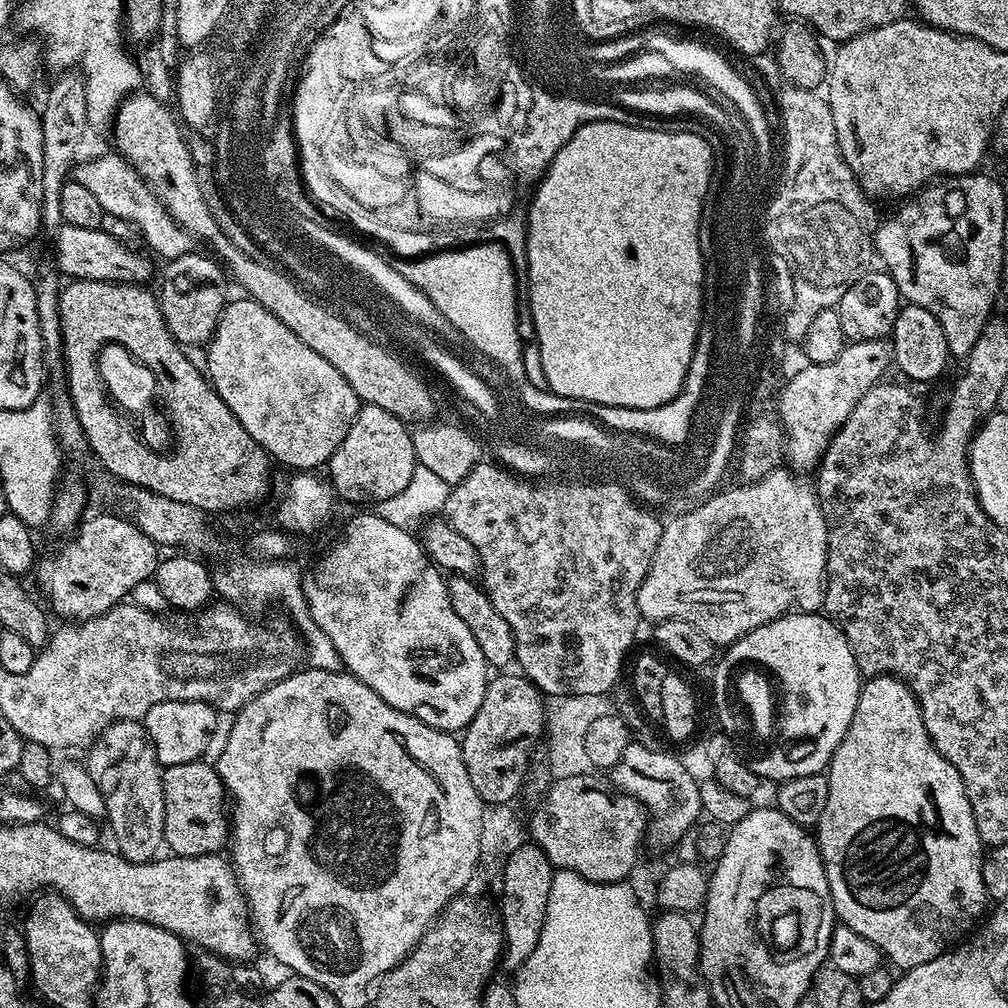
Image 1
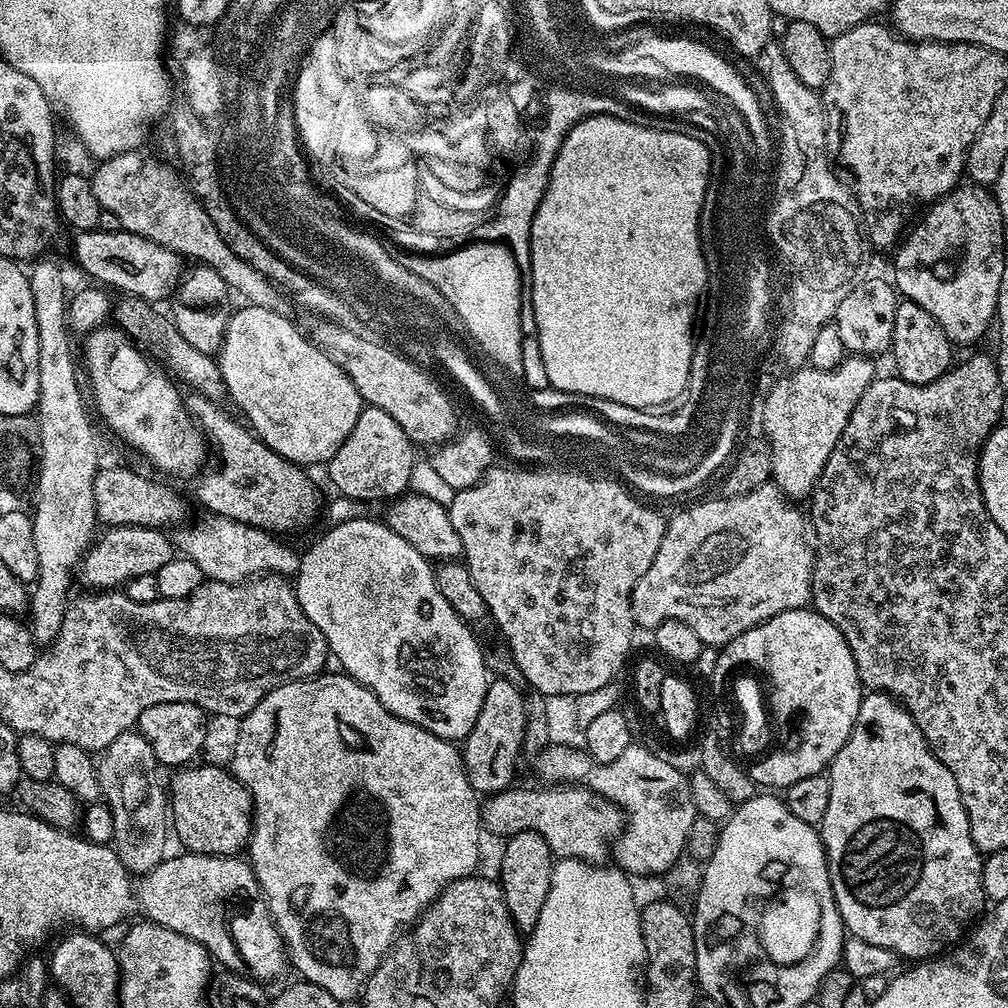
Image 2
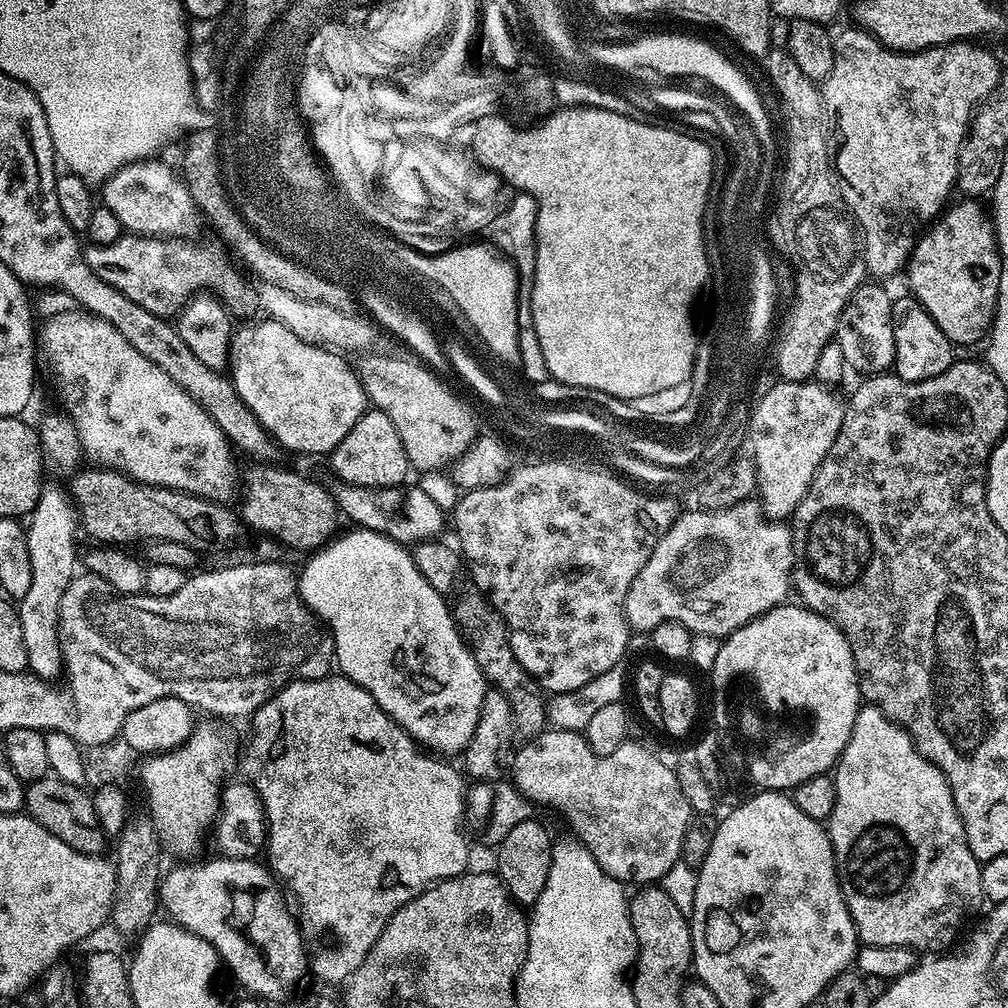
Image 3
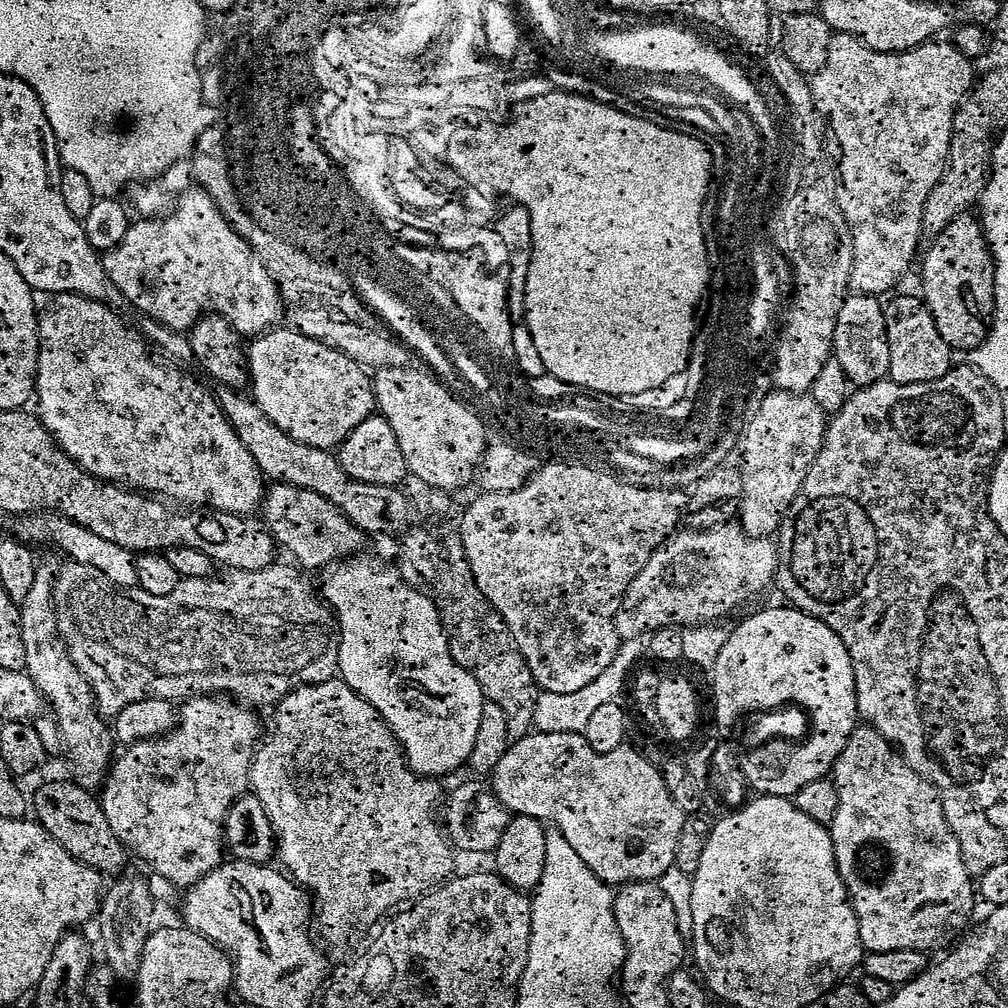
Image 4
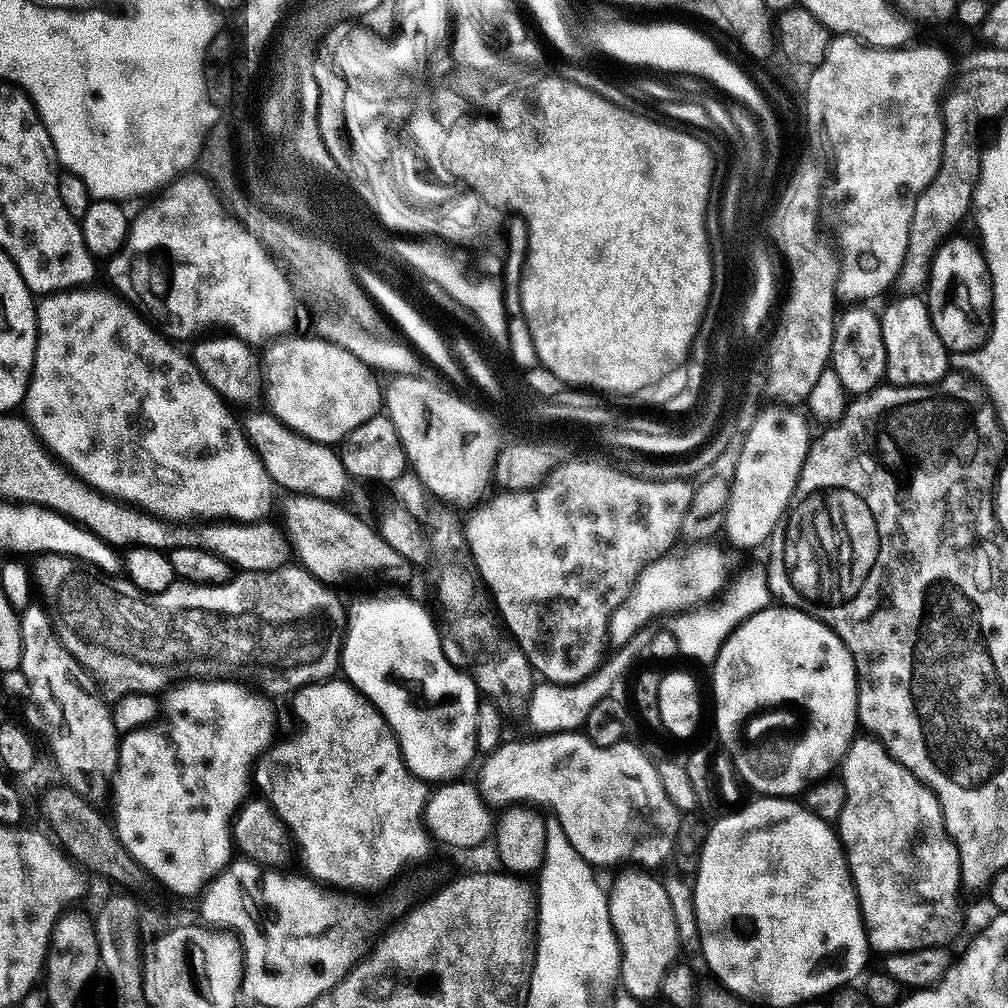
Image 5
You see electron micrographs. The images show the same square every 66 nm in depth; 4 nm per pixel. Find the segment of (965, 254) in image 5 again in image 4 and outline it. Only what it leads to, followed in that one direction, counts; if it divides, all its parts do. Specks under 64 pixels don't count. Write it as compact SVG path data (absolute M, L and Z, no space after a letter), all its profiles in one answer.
M961 214L935 233L932 245L924 252L920 276L924 279L922 299L938 326L938 334L953 350L976 348L988 337L994 298L994 266L983 227L975 215Z

